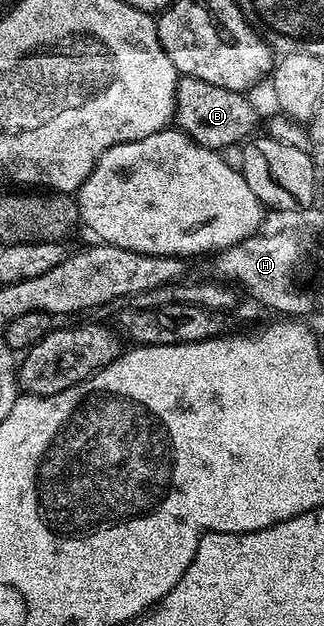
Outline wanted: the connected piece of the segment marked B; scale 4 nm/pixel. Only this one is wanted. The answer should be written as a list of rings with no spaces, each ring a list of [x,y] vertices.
[[[180,75],[179,81],[175,83],[174,123],[180,132],[193,137],[198,144],[206,148],[222,150],[231,145],[242,145],[256,131],[256,129],[254,130],[255,108],[246,100],[247,98],[244,93],[213,86],[213,82],[205,82],[196,76]]]

